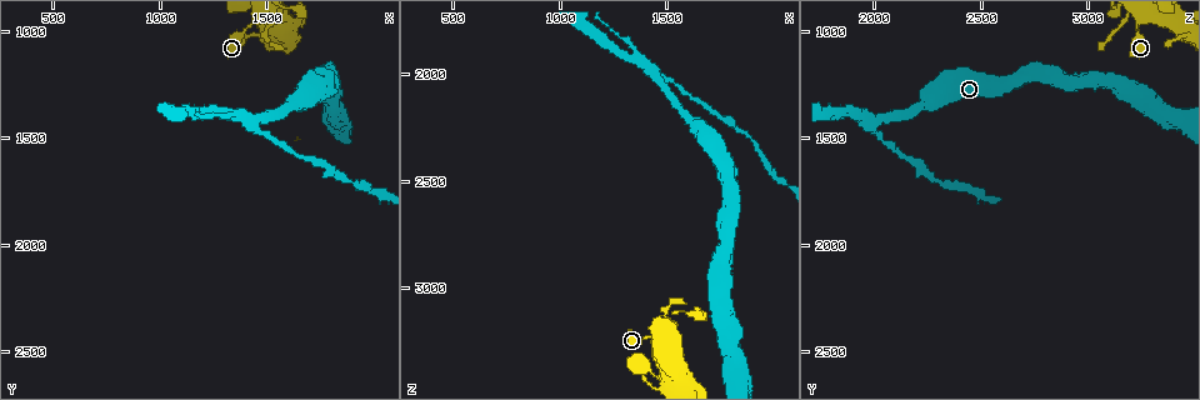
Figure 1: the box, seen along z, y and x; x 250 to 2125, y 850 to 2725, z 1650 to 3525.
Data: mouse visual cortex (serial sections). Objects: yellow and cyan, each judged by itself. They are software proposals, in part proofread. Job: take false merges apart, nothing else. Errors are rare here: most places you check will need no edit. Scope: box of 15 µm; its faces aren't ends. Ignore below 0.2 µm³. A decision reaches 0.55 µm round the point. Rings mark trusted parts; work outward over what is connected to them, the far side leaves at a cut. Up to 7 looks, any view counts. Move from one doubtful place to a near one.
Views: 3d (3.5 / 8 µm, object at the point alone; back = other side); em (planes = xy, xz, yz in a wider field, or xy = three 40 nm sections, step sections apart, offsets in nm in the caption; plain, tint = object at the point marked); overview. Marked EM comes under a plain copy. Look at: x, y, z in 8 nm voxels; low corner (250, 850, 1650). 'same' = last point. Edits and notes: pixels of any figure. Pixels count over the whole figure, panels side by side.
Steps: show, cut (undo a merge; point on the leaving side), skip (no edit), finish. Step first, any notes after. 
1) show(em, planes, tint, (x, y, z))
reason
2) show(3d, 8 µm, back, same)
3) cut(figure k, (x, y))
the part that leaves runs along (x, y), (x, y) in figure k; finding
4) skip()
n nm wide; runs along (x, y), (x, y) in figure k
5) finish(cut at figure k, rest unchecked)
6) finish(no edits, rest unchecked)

show(3d, 3.5 µm, (1540, 970, 3450))
thick turns thin

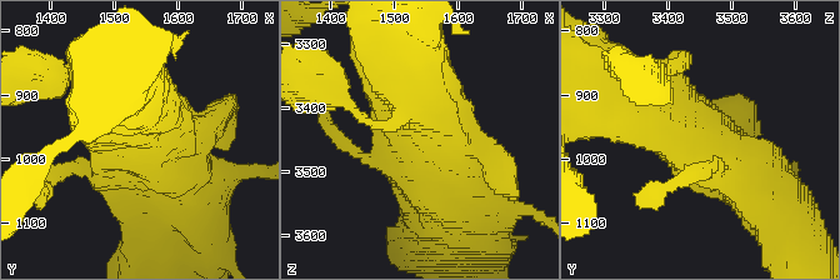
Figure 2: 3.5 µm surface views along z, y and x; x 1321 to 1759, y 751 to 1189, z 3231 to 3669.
show(em, planes, tint, same)

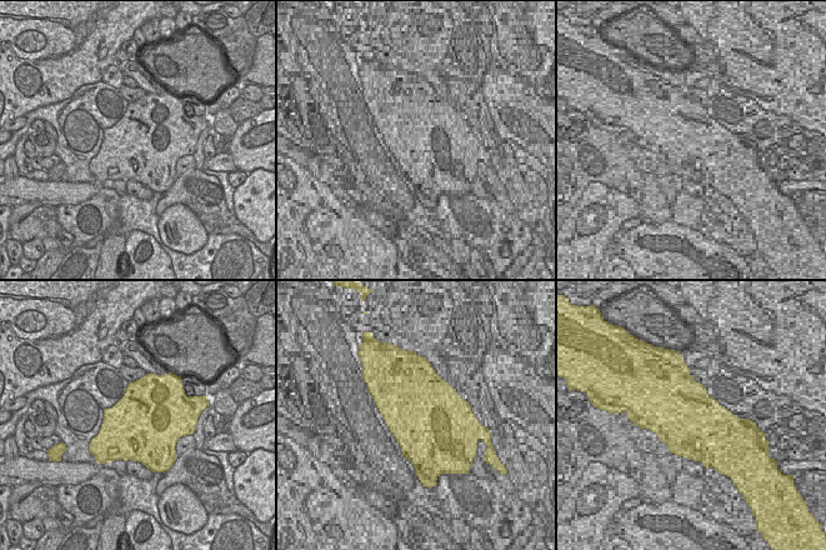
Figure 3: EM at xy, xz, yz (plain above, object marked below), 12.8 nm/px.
skip()
runs along (628, 91), (656, 106), (710, 169) in figure 2; one cell here

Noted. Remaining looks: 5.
show(3d, 3.5 µm, (1440, 1430, 2010))
abrupt turn

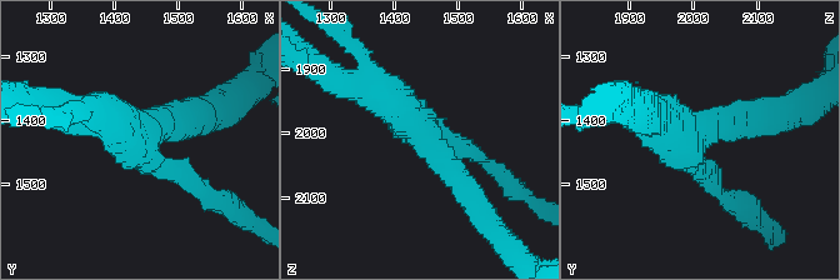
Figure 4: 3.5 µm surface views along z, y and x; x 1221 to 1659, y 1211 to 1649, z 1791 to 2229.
show(em, xy, step 3, tint, (1450, 1420, 2000))
3 arms; arms of 250, 350, 500 nm

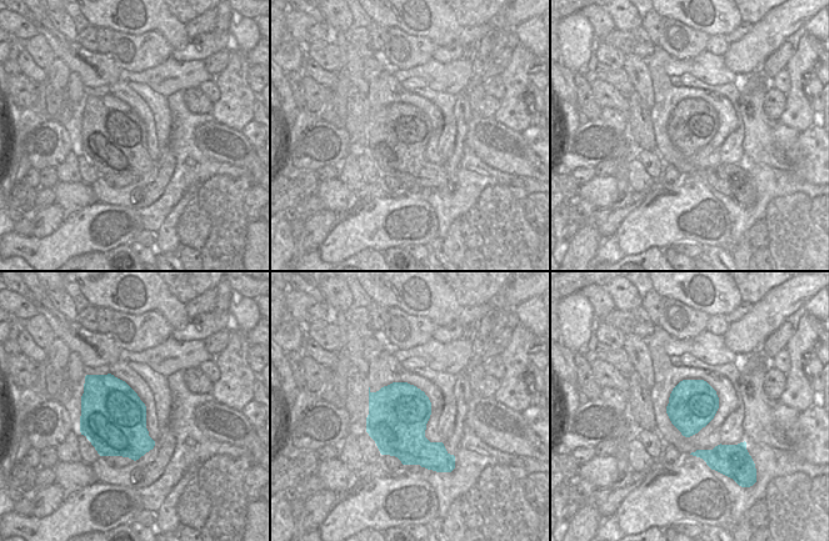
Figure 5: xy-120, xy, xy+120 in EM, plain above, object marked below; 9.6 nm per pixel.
skip()
600 nm wide; runs along (470, 195), (405, 115), (359, 86) in figure 4; continuous, no second cell

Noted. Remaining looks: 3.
show(3d, 8 µm, back, (1890, 1700, 2300))
a narrow waist

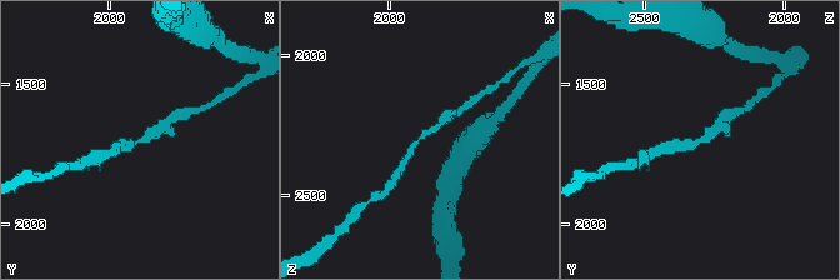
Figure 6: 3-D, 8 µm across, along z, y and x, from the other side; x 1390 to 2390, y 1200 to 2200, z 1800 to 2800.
show(em, xy, step 5, tint, (1910, 1700, 2310))
shape alone is not enough

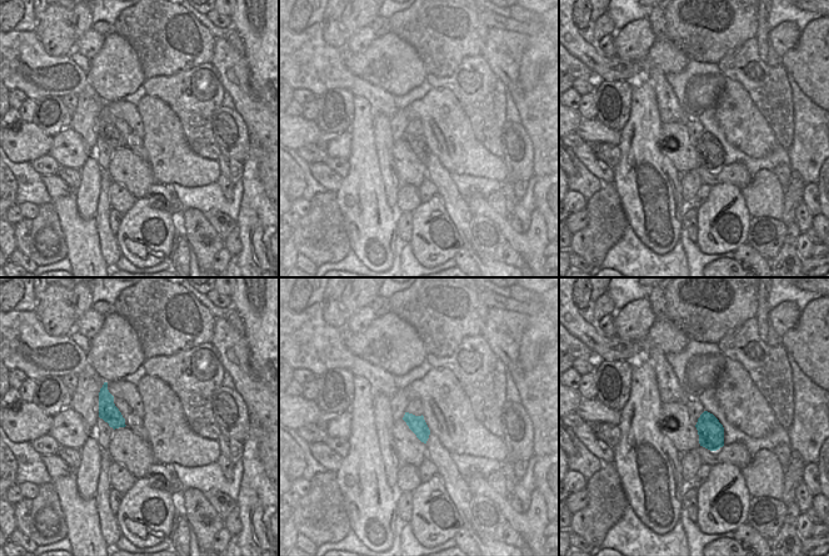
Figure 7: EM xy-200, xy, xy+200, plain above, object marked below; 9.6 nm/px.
skip()
runs along (443, 120), (414, 144), (399, 170) in figure 6; continuous, no second cell

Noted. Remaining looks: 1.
finish(no edits, rest unchecked)

